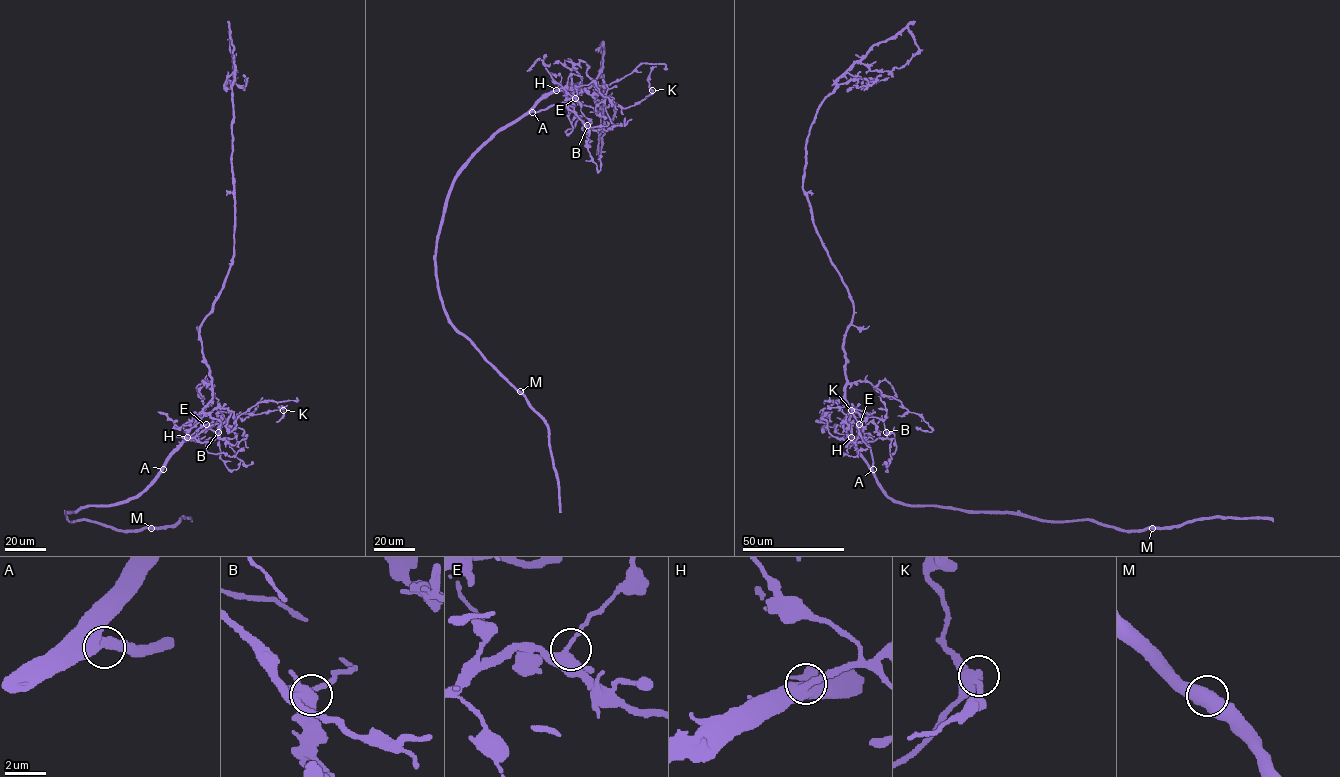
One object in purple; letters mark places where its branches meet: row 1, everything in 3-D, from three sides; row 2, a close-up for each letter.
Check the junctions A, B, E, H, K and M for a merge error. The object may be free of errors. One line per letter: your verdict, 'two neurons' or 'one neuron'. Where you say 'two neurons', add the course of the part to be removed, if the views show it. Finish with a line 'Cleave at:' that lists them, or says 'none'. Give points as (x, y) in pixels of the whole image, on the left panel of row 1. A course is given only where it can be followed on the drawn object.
A: one neuron
B: one neuron
E: one neuron
H: one neuron
K: one neuron
M: one neuron
Cleave at: none

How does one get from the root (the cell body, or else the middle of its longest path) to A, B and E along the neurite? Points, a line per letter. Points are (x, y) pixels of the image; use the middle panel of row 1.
A: (544, 96), (532, 112)
B: (544, 96), (533, 111), (565, 104), (587, 125)
E: (544, 96), (533, 111), (575, 98)

